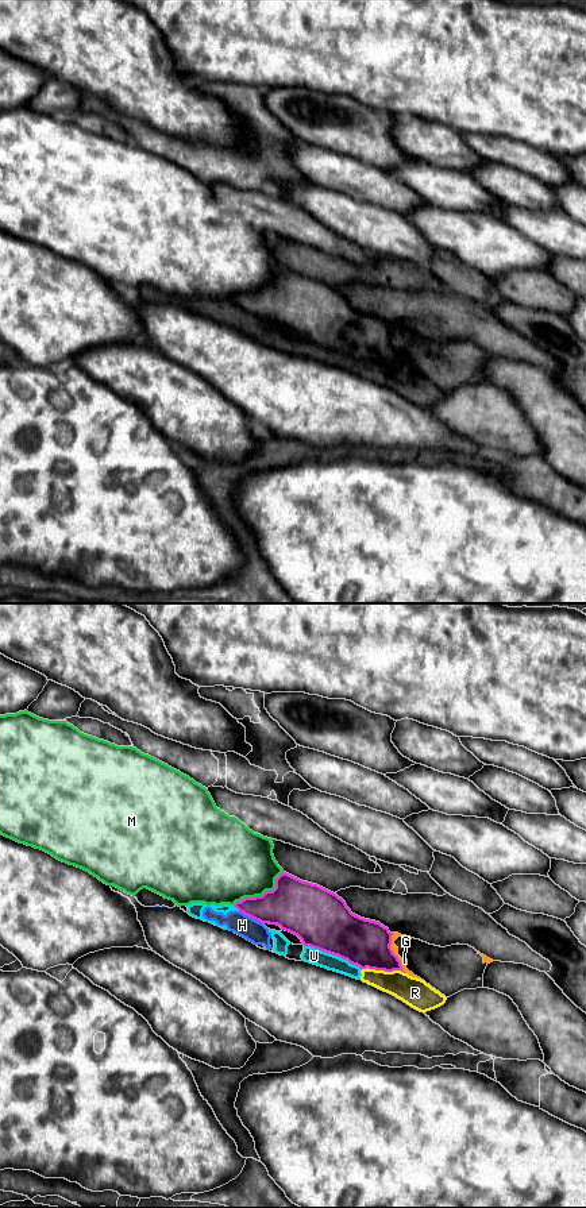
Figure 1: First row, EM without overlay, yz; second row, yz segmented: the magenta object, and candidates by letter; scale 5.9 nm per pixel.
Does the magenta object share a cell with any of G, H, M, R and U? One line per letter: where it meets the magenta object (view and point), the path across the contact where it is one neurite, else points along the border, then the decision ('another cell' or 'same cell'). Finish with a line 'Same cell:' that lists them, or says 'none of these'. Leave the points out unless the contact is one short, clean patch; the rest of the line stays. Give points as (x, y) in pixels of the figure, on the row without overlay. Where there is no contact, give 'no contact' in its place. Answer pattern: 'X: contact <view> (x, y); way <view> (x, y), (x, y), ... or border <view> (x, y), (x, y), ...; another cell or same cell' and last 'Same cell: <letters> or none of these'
G: contact yz (393, 348); another cell
H: contact yz (251, 312); border yz (239, 305), (262, 319); another cell
M: contact yz (262, 290); another cell
R: contact yz (384, 365); another cell
U: contact yz (332, 348); another cell
Same cell: none of these

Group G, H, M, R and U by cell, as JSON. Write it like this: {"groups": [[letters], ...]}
{"groups": [["G"], ["H", "R", "U"], ["M"]]}

